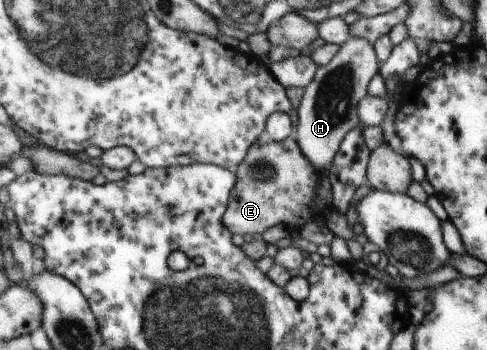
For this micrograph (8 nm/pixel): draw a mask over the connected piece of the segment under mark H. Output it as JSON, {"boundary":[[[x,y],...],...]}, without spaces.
{"boundary":[[[348,37],[327,64],[316,67],[313,80],[304,86],[296,109],[297,124],[293,132],[294,140],[313,168],[329,168],[341,140],[359,123],[358,103],[365,98],[365,86],[375,76],[375,72],[377,58],[365,38]]]}

